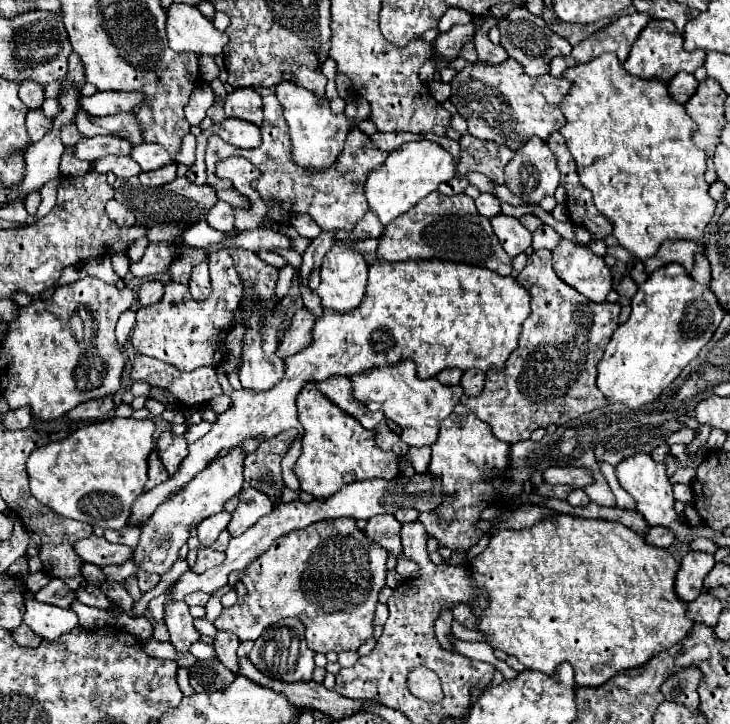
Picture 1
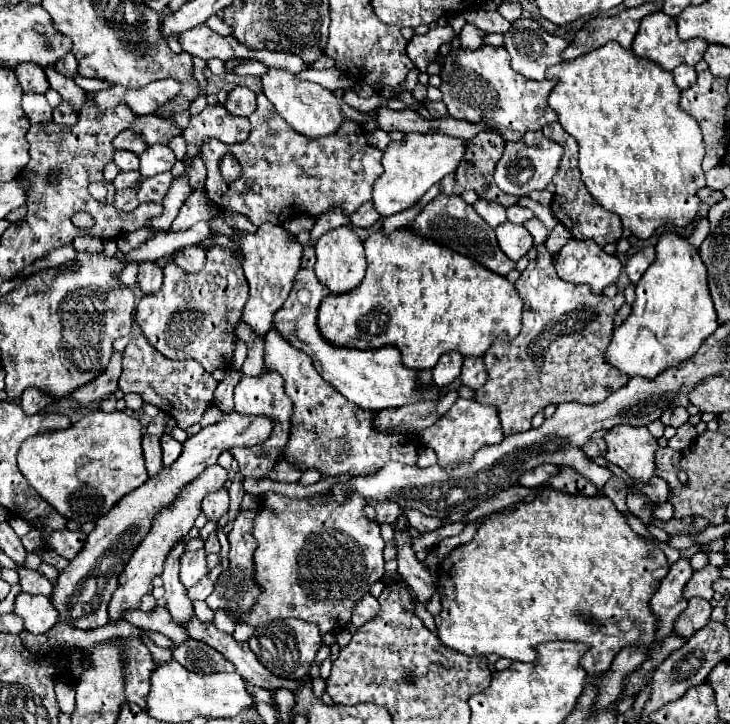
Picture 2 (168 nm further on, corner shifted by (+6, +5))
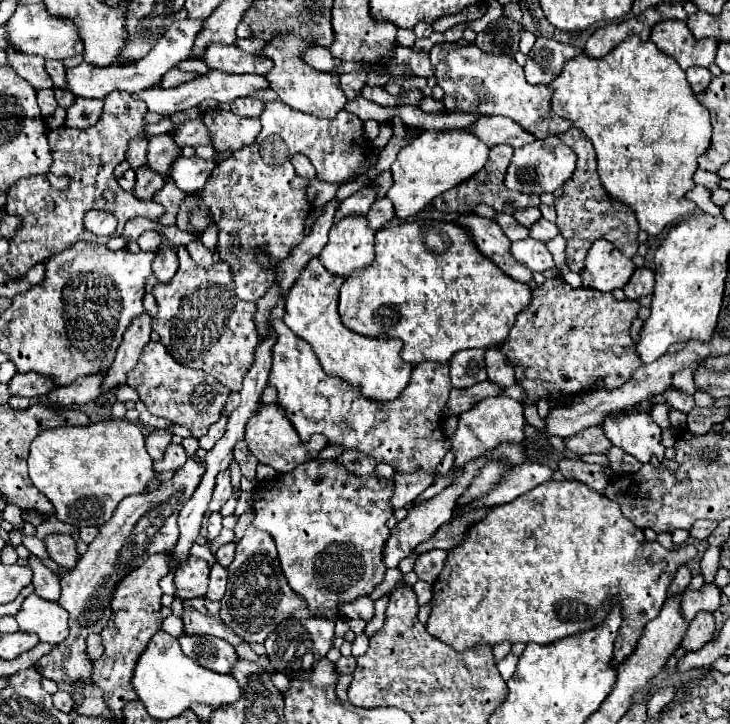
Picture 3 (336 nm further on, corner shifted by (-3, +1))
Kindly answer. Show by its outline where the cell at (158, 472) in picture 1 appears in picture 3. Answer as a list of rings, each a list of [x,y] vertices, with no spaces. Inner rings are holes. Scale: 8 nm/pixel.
[[[154,430],[148,438],[146,438],[146,450],[152,456],[152,460],[162,460],[166,446],[172,442],[172,434],[168,430]]]

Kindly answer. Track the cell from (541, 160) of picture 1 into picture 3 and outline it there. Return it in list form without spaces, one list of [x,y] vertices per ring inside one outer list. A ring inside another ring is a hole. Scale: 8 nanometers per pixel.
[[[548,136],[544,140],[530,142],[530,144],[514,150],[504,184],[510,190],[540,196],[544,192],[554,192],[554,190],[562,188],[562,184],[572,176],[574,168],[576,168],[576,154],[566,144],[562,144],[558,136]]]

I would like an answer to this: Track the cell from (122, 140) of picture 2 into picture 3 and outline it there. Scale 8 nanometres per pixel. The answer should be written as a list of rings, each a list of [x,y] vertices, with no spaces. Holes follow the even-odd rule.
[[[158,134],[158,136],[150,136],[148,138],[148,166],[150,170],[166,176],[166,170],[170,168],[170,158],[174,158],[174,154],[180,154],[178,146],[174,146],[174,142],[170,142],[168,134]]]

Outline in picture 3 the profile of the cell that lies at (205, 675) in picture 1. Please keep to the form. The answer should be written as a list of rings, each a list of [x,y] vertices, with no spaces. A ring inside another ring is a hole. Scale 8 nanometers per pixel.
[[[182,634],[178,640],[182,646],[182,652],[188,658],[192,658],[198,666],[204,666],[208,670],[226,674],[238,660],[235,648],[225,640],[206,638],[206,636],[186,636],[186,634]],[[214,642],[218,642],[218,644],[214,644]]]

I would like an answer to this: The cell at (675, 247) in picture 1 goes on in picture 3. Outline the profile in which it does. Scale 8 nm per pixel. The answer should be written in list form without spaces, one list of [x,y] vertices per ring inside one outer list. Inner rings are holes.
[[[636,268],[628,284],[624,286],[624,294],[628,300],[638,300],[640,296],[648,296],[654,290],[654,272],[650,268]]]

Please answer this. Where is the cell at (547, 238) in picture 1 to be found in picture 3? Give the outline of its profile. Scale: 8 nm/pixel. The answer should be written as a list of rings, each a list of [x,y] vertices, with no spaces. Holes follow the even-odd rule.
[[[540,218],[534,226],[530,226],[530,236],[536,238],[536,240],[542,240],[542,242],[552,240],[558,232],[560,232],[558,226],[552,224],[552,222],[548,222],[548,220],[544,220],[544,218]]]

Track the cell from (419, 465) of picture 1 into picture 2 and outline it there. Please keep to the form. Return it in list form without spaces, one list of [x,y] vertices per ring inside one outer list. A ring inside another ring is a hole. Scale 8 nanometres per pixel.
[[[421,448],[419,450],[419,462],[417,462],[417,466],[419,468],[427,468],[427,466],[433,466],[433,464],[437,464],[435,452],[431,448]]]

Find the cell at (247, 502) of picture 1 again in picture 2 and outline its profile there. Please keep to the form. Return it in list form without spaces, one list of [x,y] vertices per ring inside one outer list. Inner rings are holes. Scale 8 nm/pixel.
[[[247,510],[241,512],[235,522],[233,522],[233,530],[229,532],[229,570],[223,570],[221,576],[215,582],[215,590],[213,594],[205,600],[207,606],[215,612],[215,610],[225,610],[225,612],[233,612],[237,620],[241,620],[243,614],[247,614],[247,610],[251,610],[261,594],[261,586],[257,586],[257,580],[253,578],[253,550],[257,548],[257,540],[251,534],[251,526],[253,526],[253,518],[257,516],[257,512]]]

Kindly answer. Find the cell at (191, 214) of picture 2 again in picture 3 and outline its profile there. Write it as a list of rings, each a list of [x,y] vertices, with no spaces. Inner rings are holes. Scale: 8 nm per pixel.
[[[176,248],[179,266],[174,278],[168,284],[156,284],[152,288],[158,302],[158,314],[152,328],[160,334],[162,344],[176,362],[206,370],[206,374],[218,378],[228,390],[240,390],[242,378],[252,362],[254,342],[258,342],[254,324],[256,304],[236,296],[230,264],[220,260],[210,268],[194,266],[185,248]]]

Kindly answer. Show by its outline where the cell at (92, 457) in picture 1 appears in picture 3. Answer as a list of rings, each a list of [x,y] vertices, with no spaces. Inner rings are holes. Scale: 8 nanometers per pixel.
[[[104,420],[88,426],[60,426],[38,434],[30,444],[28,474],[32,484],[54,504],[62,522],[84,528],[102,526],[110,520],[124,496],[140,494],[150,482],[164,482],[174,476],[172,472],[156,472],[152,464],[138,424]]]

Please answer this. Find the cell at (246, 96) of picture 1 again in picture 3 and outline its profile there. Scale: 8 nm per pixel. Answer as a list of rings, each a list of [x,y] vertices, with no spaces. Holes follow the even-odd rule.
[[[236,98],[232,102],[232,112],[238,114],[238,116],[246,116],[246,118],[256,118],[260,116],[260,112],[264,110],[264,102],[256,100],[256,98]]]

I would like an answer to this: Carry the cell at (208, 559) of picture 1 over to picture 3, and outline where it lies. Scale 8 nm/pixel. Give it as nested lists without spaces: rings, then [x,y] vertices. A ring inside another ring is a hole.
[[[190,556],[182,566],[176,570],[176,592],[174,596],[188,600],[188,598],[204,598],[208,590],[208,562],[196,556]]]

